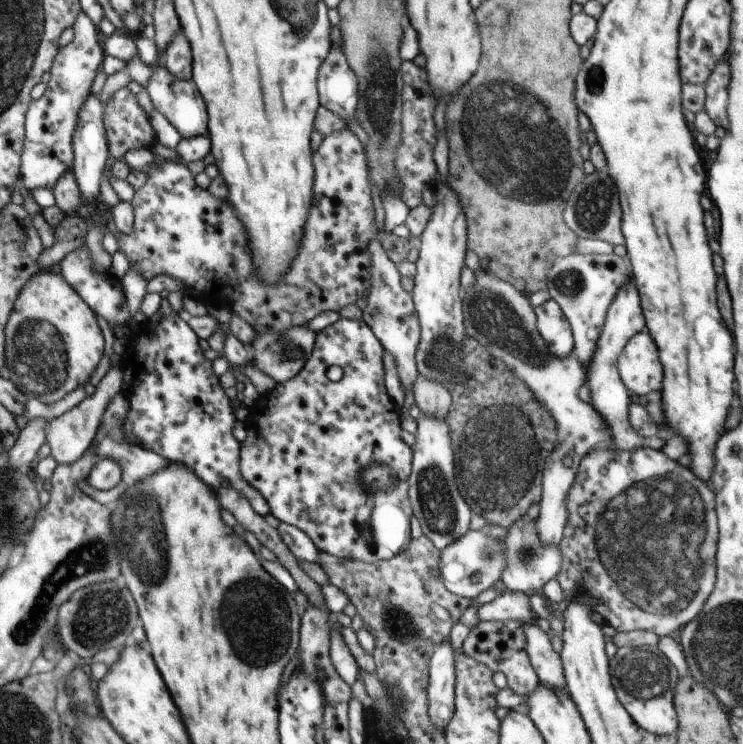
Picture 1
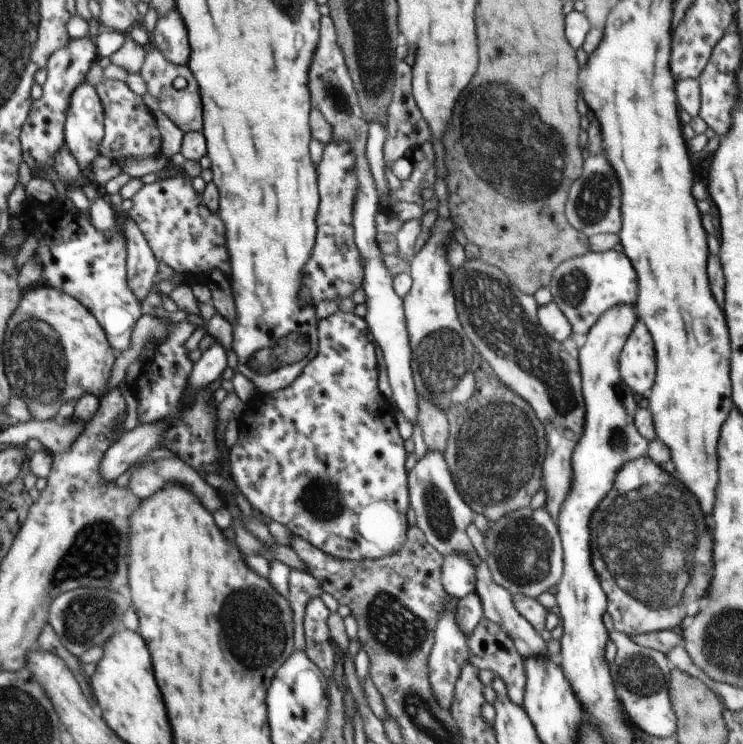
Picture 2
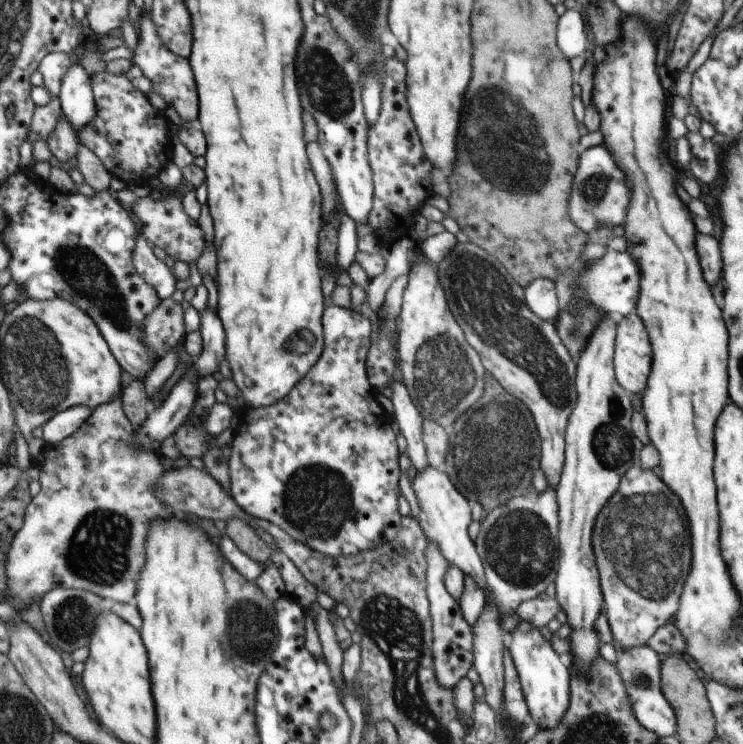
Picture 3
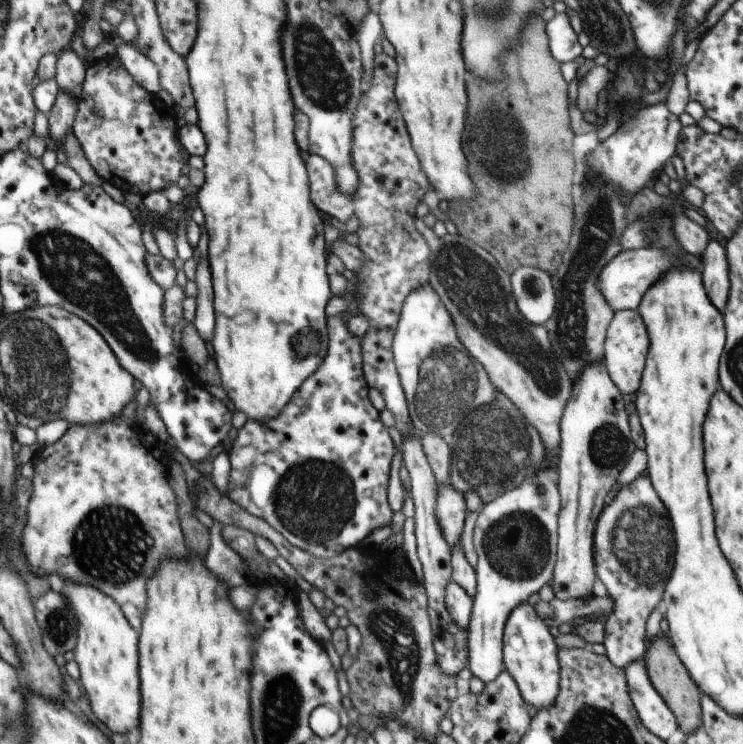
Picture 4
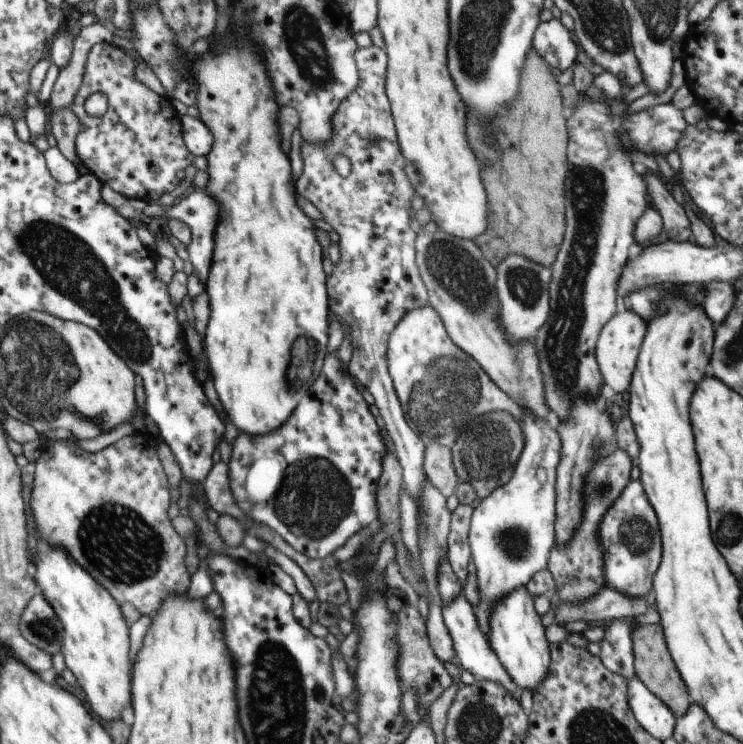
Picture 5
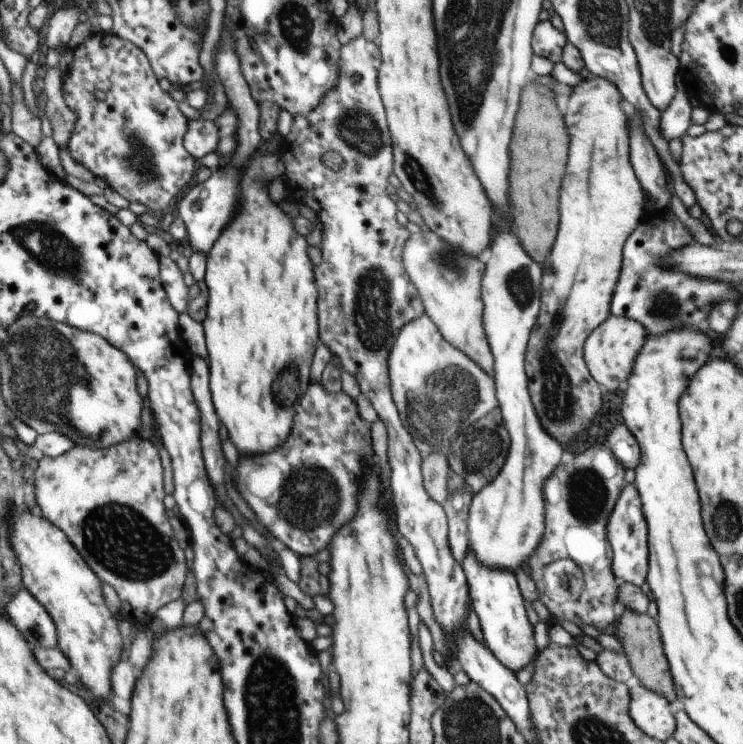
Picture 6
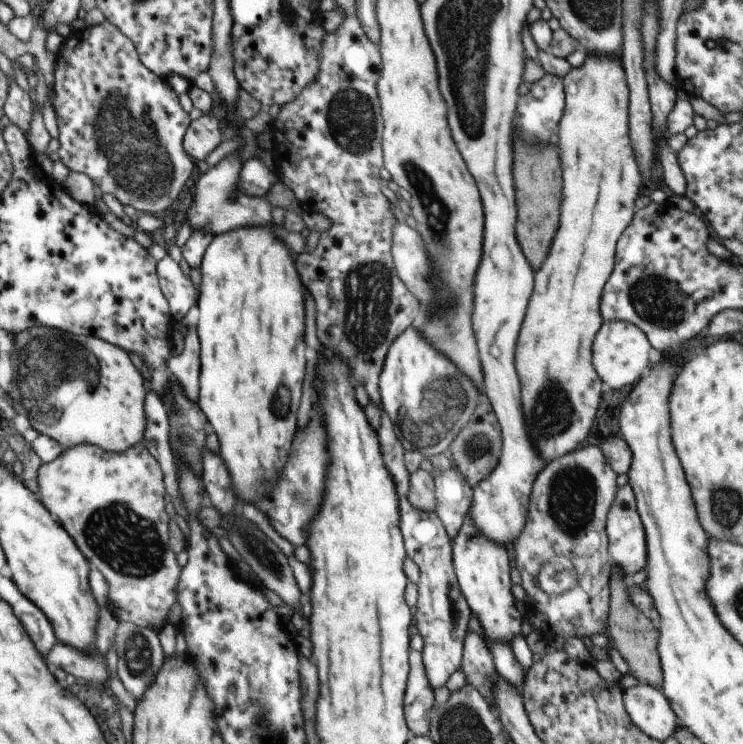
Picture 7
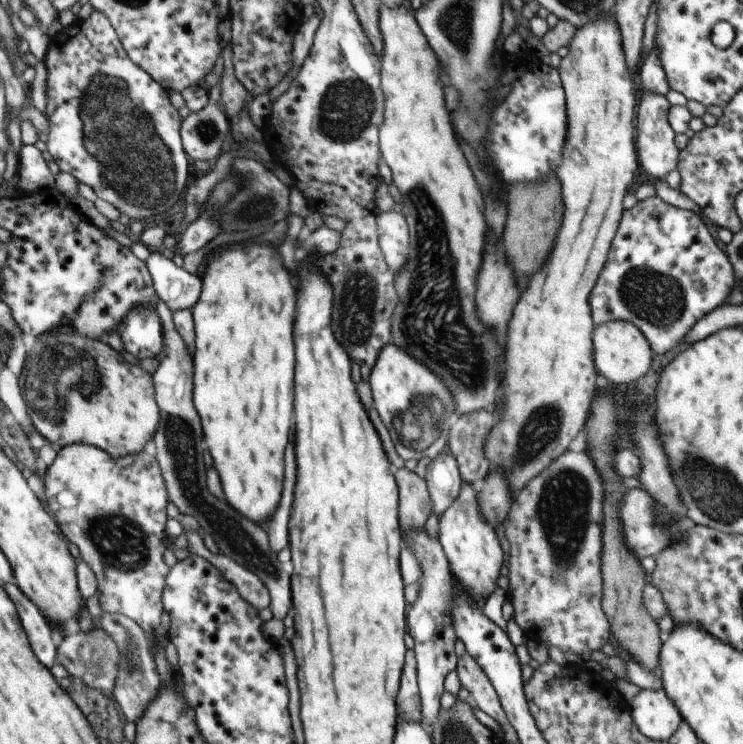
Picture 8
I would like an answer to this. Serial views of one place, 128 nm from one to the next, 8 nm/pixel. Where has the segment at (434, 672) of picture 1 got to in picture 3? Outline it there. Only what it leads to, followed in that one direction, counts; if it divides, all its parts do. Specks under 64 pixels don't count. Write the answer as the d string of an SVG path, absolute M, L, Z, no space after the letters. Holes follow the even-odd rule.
M432 541L428 542L425 551L425 560L427 561L427 598L430 601L429 612L433 621L433 662L434 671L438 683L443 688L454 689L462 678L467 676L468 671L473 668L473 628L463 618L461 607L452 596L448 594L445 588L445 575L448 568L451 566L450 562L442 555L439 546Z

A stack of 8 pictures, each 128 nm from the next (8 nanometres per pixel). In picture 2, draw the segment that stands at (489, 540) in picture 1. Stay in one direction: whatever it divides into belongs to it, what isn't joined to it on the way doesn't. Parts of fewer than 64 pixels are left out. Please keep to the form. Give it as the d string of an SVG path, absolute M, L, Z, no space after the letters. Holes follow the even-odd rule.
M452 554L443 558L441 584L448 596L456 600L474 590L475 569L467 555Z

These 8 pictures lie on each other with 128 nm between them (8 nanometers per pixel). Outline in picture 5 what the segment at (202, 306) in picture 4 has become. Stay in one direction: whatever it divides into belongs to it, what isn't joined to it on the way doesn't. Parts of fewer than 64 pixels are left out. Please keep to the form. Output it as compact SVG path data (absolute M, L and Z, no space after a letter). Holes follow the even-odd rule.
M196 190L186 196L179 204L172 204L168 208L163 208L158 202L148 202L142 212L151 217L164 216L168 220L174 218L188 225L191 230L191 242L186 246L186 249L193 267L194 276L198 276L200 282L204 282L204 286L206 286L206 280L208 280L210 267L212 266L214 230L216 230L216 224L218 224L218 202L201 190Z

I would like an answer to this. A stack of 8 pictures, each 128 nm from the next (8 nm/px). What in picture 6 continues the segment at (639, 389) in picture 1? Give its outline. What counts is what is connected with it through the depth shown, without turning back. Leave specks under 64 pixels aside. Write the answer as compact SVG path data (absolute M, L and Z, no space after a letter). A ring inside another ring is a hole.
M610 314L584 343L584 360L592 378L610 392L614 392L618 386L623 388L632 374L636 356L640 354L647 335L647 330L637 320Z

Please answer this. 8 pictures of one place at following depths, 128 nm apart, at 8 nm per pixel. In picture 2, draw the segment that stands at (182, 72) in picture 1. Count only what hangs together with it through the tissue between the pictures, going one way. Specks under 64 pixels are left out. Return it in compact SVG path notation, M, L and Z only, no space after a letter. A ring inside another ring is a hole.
M176 9L159 16L150 36L151 44L158 48L166 60L174 65L188 65L190 59L188 32L182 16Z

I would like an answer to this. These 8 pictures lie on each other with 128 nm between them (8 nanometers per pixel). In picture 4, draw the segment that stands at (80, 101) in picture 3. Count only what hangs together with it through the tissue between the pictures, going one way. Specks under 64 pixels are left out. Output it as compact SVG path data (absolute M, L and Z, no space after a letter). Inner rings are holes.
M72 49L58 54L55 80L62 91L70 92L79 100L85 80L86 66Z

